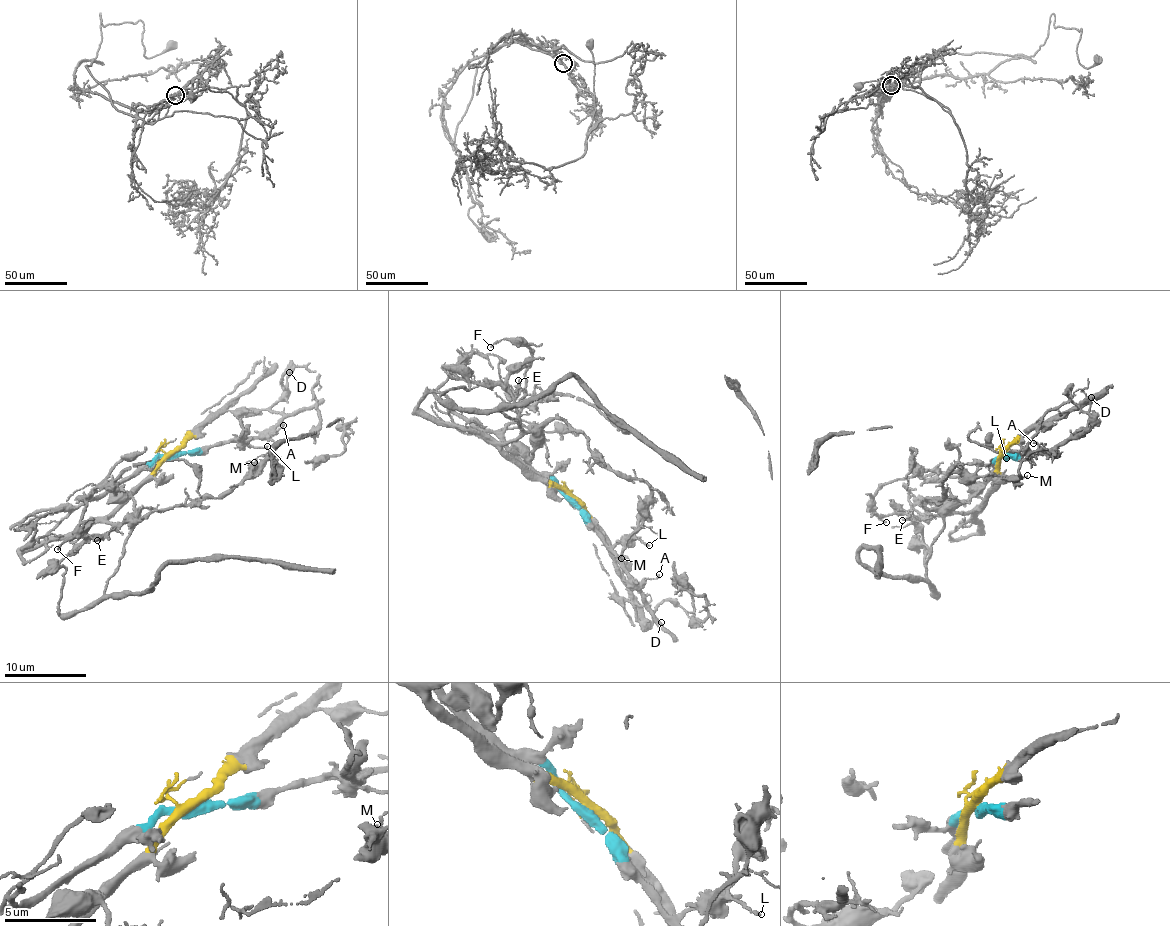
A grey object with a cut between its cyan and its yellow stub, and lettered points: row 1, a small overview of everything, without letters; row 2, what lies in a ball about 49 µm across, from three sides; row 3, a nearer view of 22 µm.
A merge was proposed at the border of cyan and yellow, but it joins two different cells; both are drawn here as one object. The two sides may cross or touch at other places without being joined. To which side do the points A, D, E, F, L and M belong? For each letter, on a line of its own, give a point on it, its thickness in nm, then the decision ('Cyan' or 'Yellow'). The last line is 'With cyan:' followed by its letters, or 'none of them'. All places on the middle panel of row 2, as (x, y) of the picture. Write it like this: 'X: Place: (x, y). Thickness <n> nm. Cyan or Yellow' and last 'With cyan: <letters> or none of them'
A: Place: (659, 574). Thickness 130 nm. Cyan
D: Place: (661, 622). Thickness 150 nm. Cyan
E: Place: (518, 380). Thickness 110 nm. Yellow
F: Place: (490, 347). Thickness 150 nm. Cyan
L: Place: (649, 545). Thickness 130 nm. Cyan
M: Place: (621, 558). Thickness 140 nm. Yellow
With cyan: A, D, F, L

